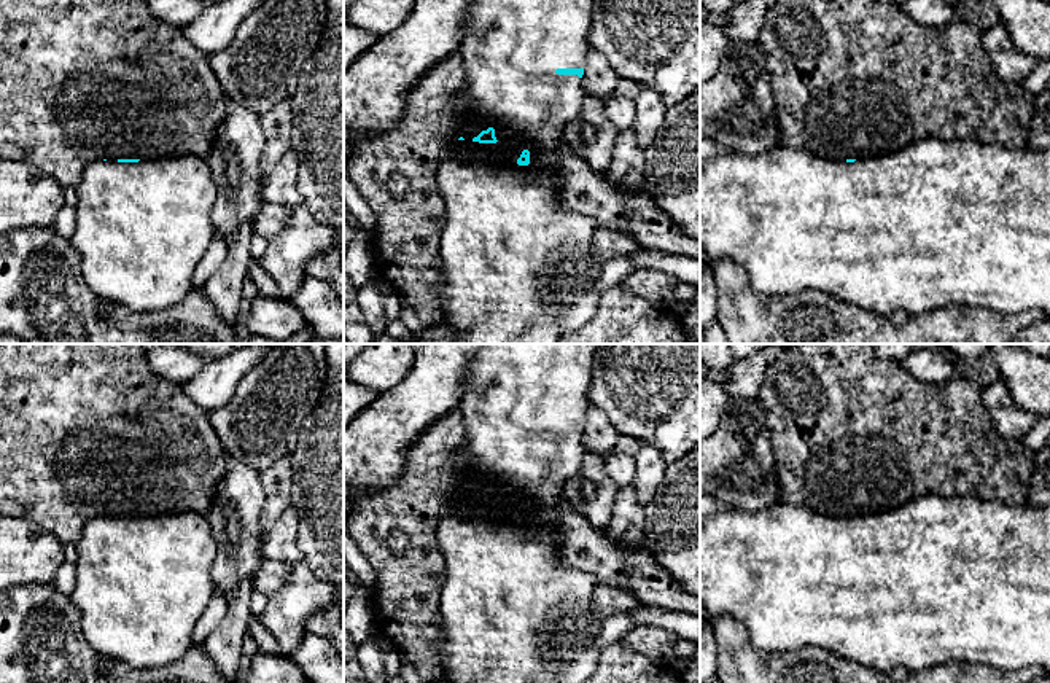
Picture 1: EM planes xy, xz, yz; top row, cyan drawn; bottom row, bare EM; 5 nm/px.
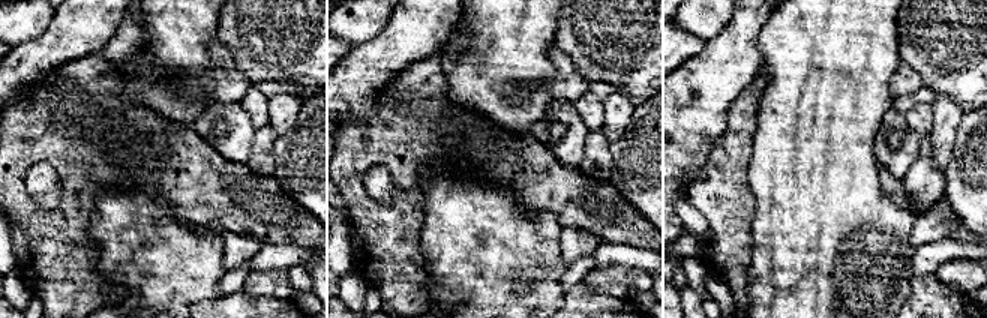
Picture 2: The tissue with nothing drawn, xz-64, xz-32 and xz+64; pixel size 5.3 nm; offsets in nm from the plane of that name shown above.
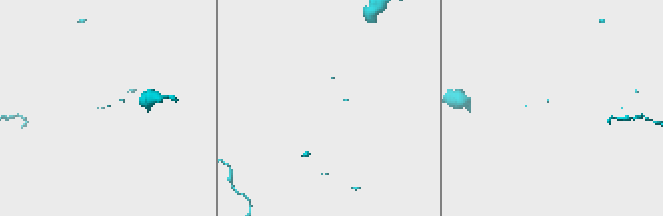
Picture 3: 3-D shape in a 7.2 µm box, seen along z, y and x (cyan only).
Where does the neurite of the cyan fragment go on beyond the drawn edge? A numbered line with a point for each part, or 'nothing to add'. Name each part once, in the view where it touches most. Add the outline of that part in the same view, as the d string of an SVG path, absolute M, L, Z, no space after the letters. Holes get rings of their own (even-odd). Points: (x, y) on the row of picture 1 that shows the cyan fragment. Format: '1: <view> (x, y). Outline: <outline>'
1: xz (519, 266). Outline: M474 0L465 22L465 35L460 40L458 53L463 60L466 84L460 91L461 113L468 119L480 119L496 129L496 135L504 134L508 140L523 145L531 151L531 164L519 167L512 158L508 158L495 145L480 145L469 142L455 142L444 154L436 181L445 204L445 226L441 232L439 252L442 258L441 302L445 310L444 325L455 331L455 344L560 344L560 339L582 328L593 317L601 293L597 282L603 272L595 260L593 234L598 229L597 221L584 213L571 210L560 197L560 142L563 127L579 115L587 97L578 75L558 75L557 68L585 68L589 49L589 29L592 22L593 0Z

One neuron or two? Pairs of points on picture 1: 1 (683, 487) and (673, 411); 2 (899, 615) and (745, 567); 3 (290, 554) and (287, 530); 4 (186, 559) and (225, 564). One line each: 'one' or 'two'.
1: two
2: one
3: one
4: two

